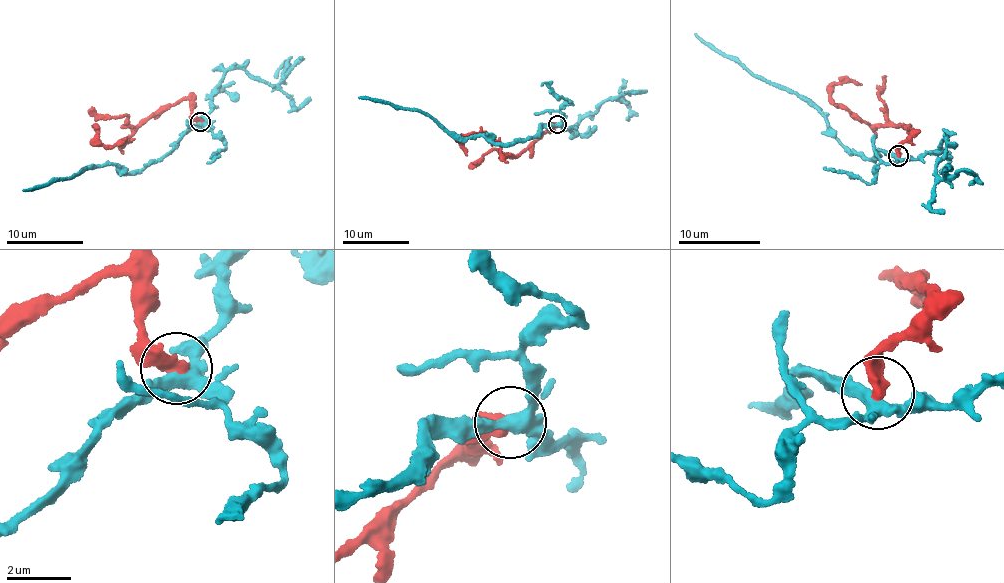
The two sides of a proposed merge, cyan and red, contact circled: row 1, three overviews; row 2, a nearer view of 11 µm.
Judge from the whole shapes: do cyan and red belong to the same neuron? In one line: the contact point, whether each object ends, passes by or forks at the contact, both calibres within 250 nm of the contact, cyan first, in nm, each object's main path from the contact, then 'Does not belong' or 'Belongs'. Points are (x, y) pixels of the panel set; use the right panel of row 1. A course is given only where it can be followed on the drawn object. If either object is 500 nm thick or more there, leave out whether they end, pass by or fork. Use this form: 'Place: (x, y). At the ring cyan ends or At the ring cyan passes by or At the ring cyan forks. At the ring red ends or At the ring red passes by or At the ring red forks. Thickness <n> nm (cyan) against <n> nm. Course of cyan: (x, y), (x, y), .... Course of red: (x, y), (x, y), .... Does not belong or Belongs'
Place: (898, 155). At the ring cyan forks. At the ring red ends. Thickness 340 nm (cyan) against 480 nm. Course of cyan: (897, 155), (883, 149), (867, 158), (851, 153), (810, 103), (756, 76), (737, 59), (694, 34). Course of red: (897, 155), (910, 135), (905, 124), (869, 126), (831, 100), (835, 85), (851, 80), (861, 84). Does not belong

